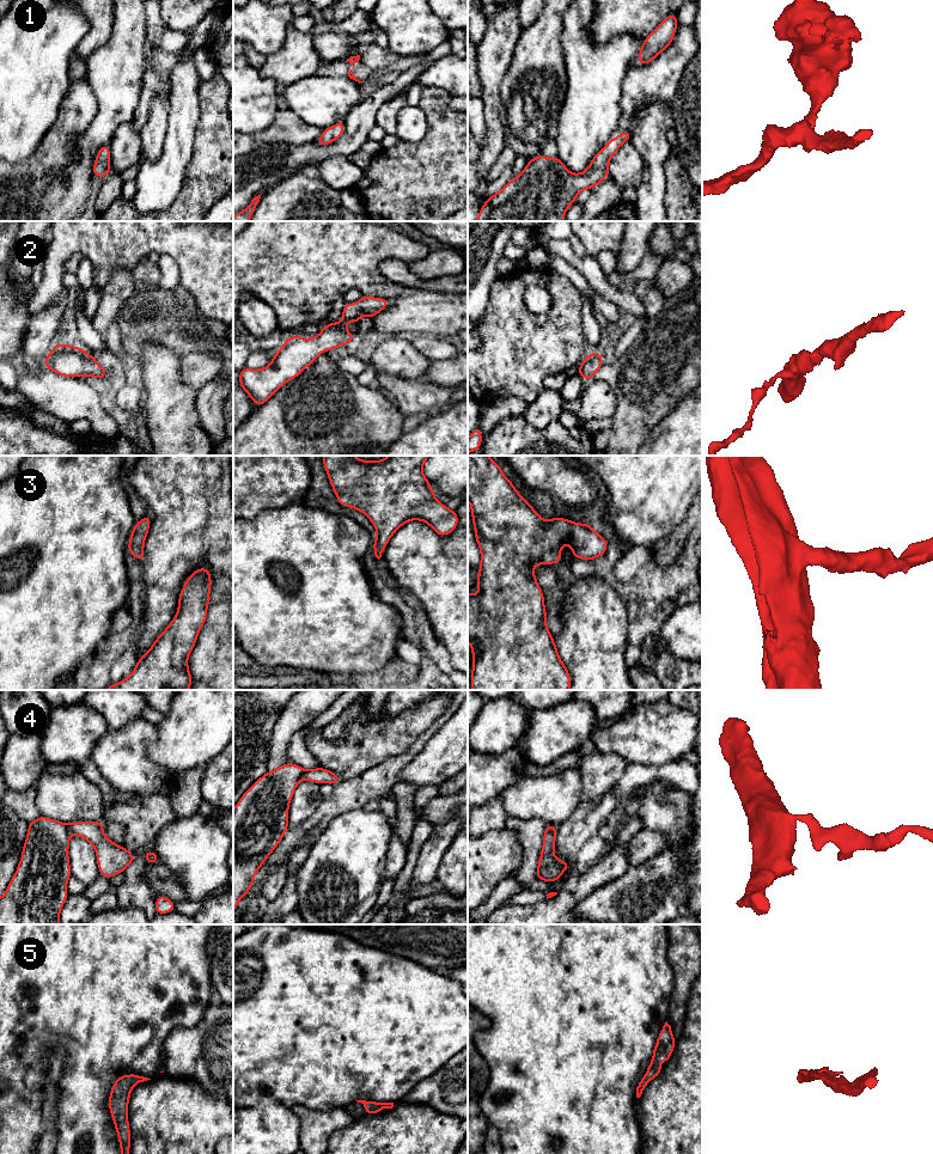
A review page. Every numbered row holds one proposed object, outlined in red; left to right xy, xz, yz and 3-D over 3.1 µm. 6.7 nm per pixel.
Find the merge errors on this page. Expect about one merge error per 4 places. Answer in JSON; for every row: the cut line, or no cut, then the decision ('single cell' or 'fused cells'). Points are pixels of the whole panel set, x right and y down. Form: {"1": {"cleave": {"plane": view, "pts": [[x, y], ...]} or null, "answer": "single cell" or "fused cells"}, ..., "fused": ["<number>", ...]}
{"1": {"cleave": null, "answer": "single cell"}, "2": {"cleave": null, "answer": "single cell"}, "3": {"cleave": null, "answer": "single cell"}, "4": {"cleave": {"plane": "xz", "pts": [[305, 770], [300, 779]]}, "answer": "fused cells"}, "5": {"cleave": null, "answer": "single cell"}, "fused": ["4"]}

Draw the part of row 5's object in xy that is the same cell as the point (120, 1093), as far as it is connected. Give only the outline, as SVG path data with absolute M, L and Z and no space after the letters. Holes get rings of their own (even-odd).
M127 1074L115 1080L109 1095L109 1109L117 1131L121 1154L129 1154L130 1130L128 1122L128 1103L136 1082L151 1080L139 1074Z

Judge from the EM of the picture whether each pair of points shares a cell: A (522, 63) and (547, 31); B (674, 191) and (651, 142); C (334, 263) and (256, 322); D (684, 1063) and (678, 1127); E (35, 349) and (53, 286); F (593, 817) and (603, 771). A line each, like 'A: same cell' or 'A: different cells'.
A: same cell
B: different cells
C: different cells
D: same cell
E: different cells
F: different cells

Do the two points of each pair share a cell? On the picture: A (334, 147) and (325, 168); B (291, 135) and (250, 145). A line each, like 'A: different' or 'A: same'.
A: different
B: same

